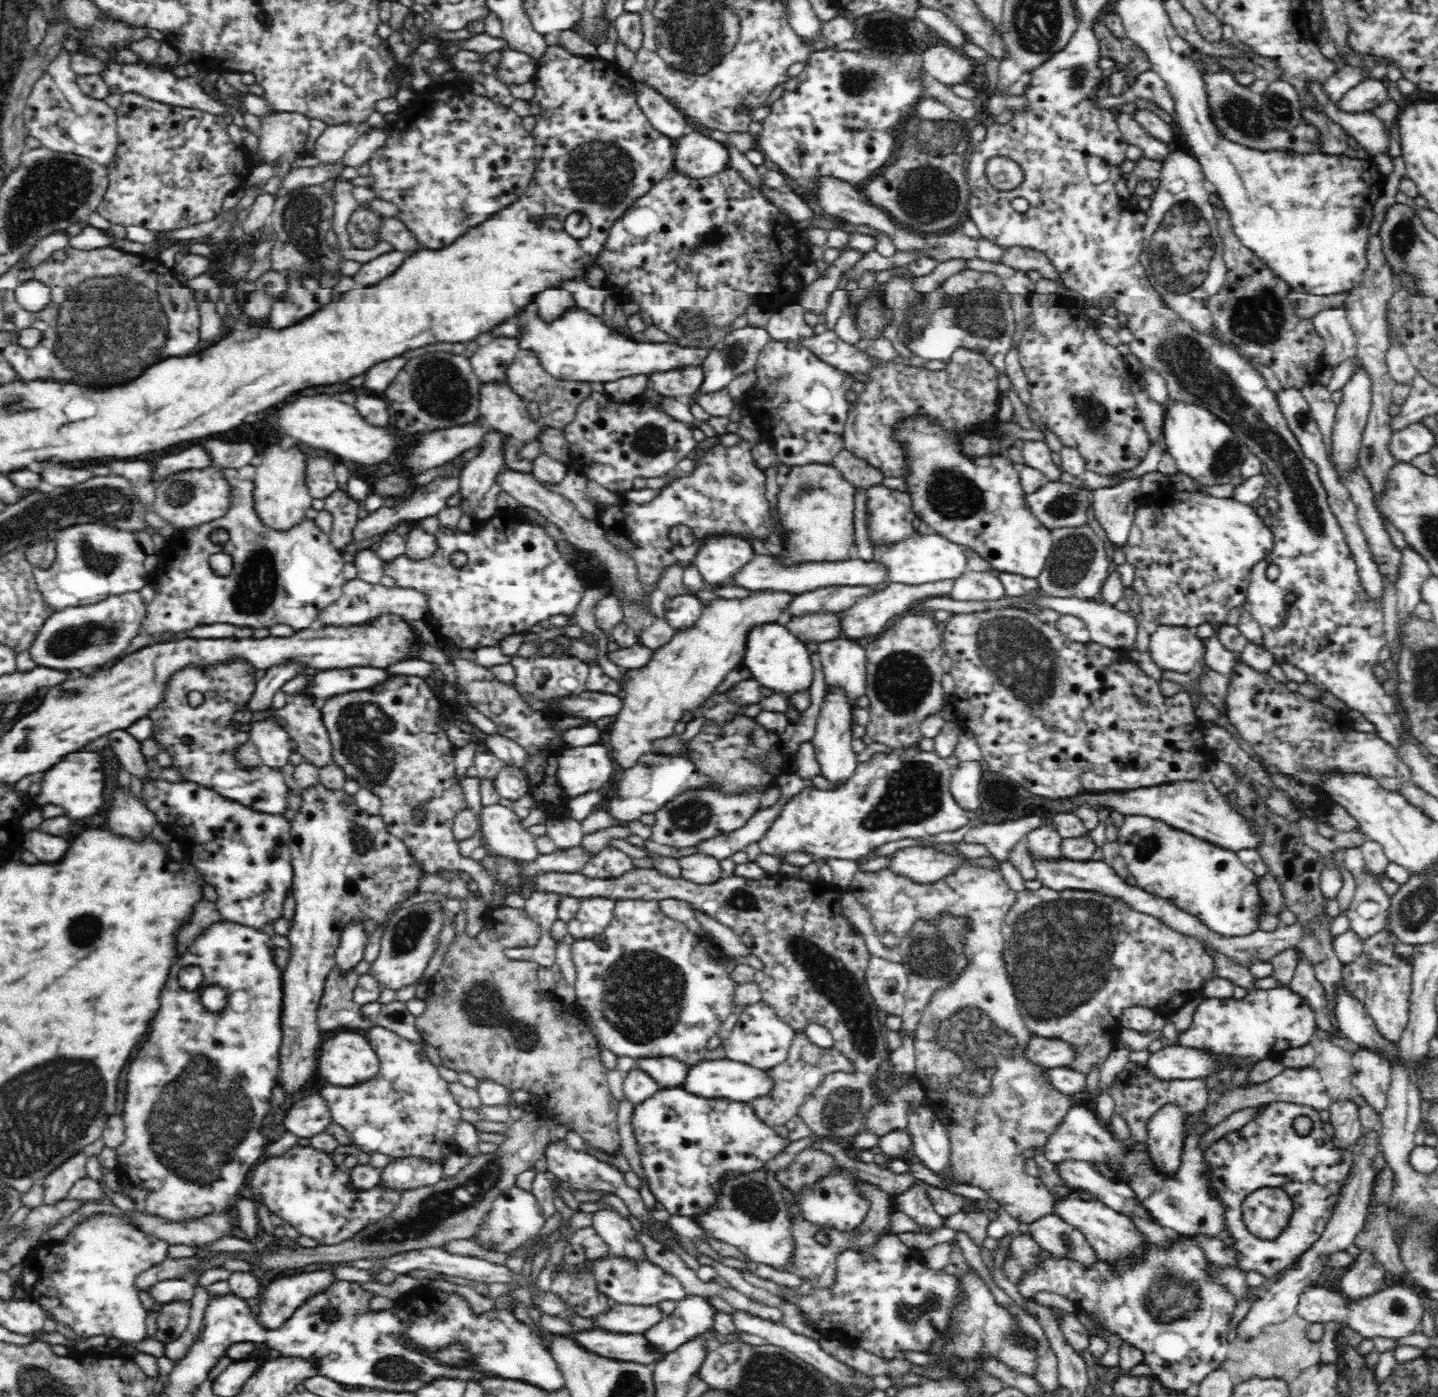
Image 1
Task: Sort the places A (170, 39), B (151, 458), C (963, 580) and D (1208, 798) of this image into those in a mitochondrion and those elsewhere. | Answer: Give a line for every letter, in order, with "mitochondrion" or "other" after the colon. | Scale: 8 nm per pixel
A: other
B: other
C: other
D: mitochondrion

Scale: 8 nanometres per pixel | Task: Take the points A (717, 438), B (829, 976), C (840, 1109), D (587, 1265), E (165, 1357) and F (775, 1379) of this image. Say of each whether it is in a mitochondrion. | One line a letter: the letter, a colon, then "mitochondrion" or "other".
A: other
B: mitochondrion
C: mitochondrion
D: other
E: other
F: mitochondrion

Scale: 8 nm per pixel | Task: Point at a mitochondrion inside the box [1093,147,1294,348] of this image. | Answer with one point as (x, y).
(1182, 251)

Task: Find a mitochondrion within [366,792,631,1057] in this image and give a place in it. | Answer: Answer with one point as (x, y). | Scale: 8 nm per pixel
(482, 1005)

